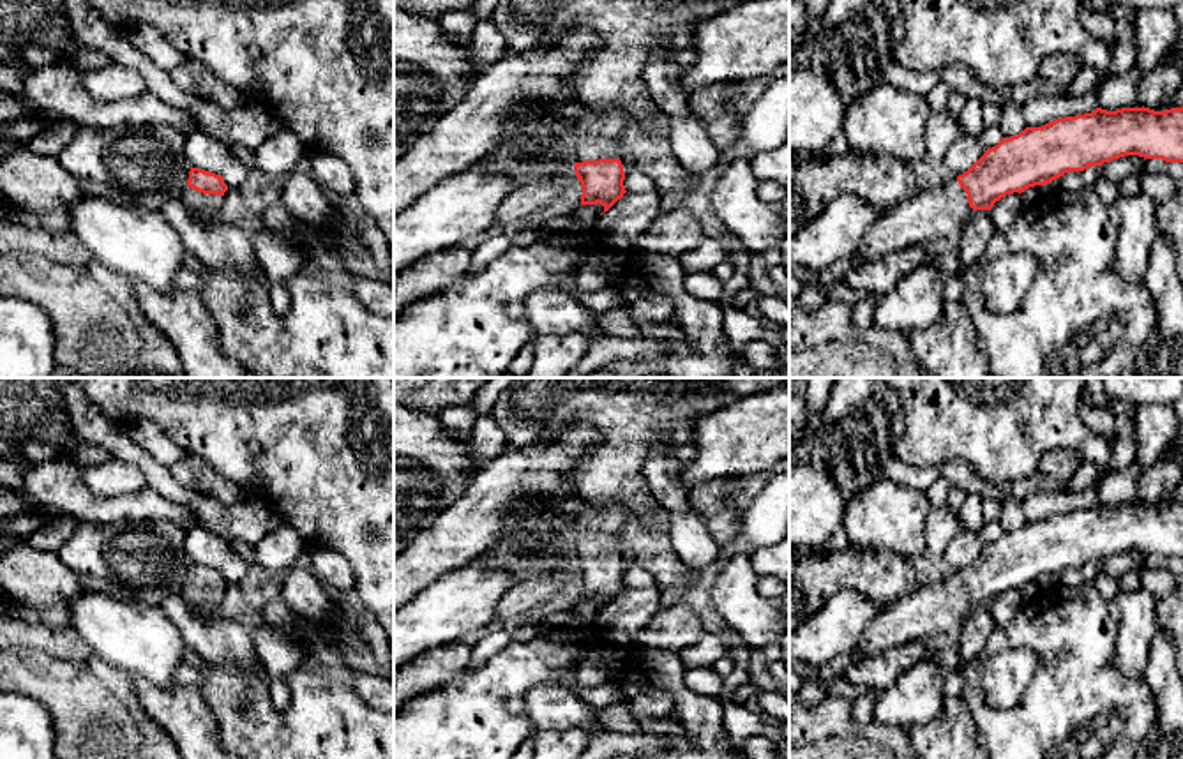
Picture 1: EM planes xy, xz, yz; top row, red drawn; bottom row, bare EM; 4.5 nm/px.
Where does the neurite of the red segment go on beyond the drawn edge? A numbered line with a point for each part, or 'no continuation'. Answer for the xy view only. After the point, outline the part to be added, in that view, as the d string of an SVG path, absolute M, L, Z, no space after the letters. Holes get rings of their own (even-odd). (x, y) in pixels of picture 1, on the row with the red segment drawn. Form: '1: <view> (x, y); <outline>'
1: xy (209, 207); M184 187L178 192L178 198L185 203L187 210L207 221L219 221L222 210L222 196L217 194L203 194L191 187Z

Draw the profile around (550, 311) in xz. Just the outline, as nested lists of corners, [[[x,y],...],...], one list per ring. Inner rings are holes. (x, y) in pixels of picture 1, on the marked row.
[[[540,289],[526,298],[524,311],[535,335],[606,335],[597,325],[599,314],[565,291]]]

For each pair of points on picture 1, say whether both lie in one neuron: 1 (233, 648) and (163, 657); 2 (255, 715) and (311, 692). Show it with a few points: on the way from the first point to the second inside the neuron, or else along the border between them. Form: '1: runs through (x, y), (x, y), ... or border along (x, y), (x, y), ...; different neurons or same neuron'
1: border along (165, 613), (188, 648); different neurons
2: runs through (269, 715), (288, 715), (297, 706); same neuron

